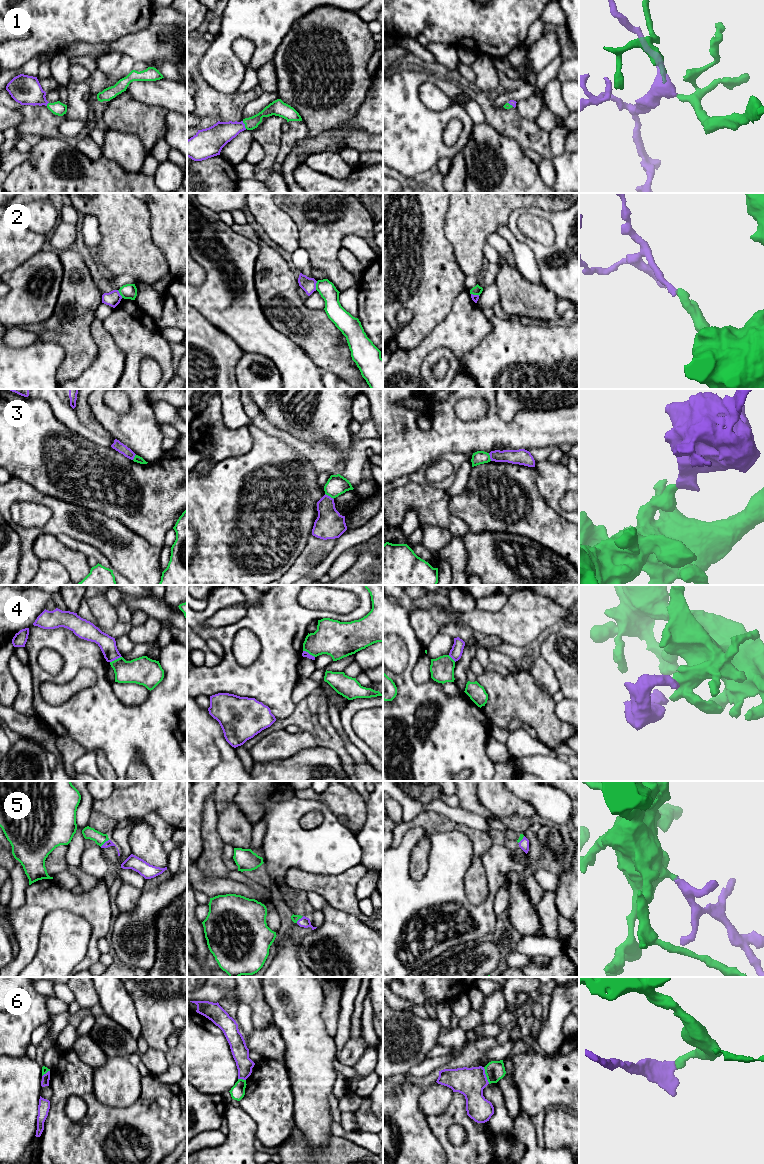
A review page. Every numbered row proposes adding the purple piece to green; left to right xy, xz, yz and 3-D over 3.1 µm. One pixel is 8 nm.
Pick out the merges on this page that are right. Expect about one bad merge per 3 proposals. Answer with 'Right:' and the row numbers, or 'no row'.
Right: 1, 5

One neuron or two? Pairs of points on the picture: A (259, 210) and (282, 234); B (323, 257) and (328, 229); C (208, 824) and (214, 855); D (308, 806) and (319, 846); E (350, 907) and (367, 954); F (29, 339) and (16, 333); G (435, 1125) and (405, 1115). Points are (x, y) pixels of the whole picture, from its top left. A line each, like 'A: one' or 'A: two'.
A: one
B: one
C: one
D: one
E: two
F: one
G: two

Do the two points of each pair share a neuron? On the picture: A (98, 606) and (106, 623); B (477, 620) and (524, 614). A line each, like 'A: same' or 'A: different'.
A: same
B: same

